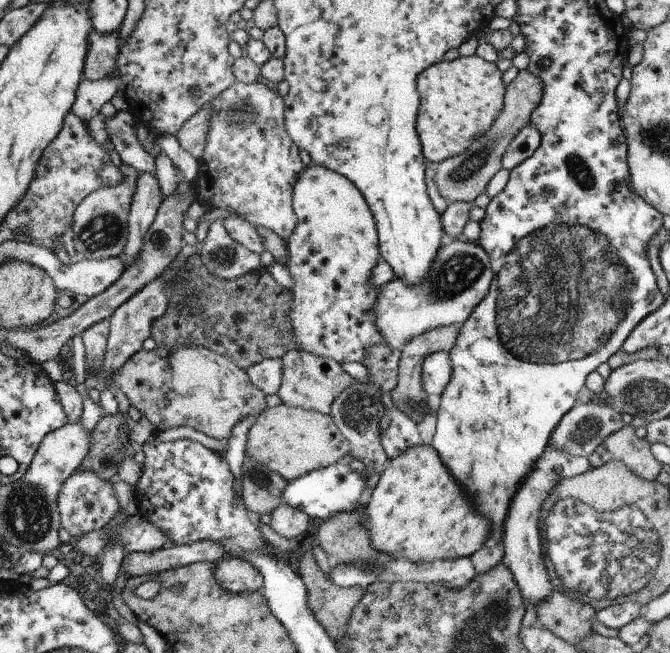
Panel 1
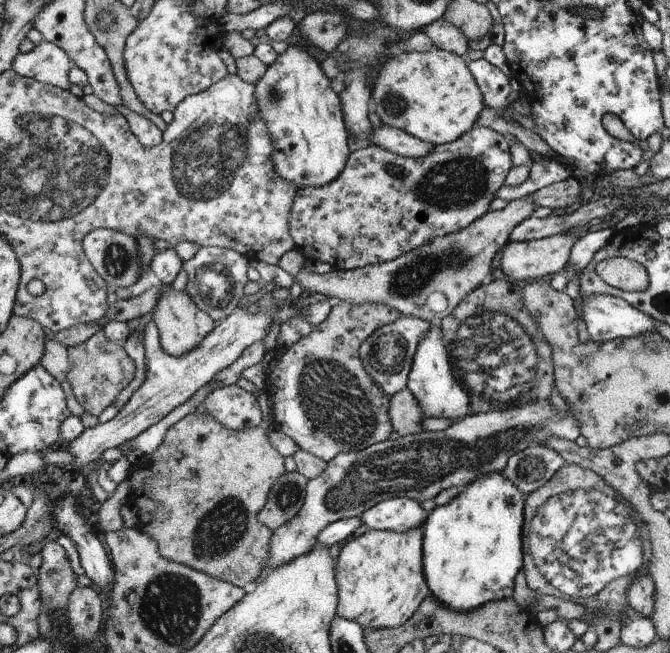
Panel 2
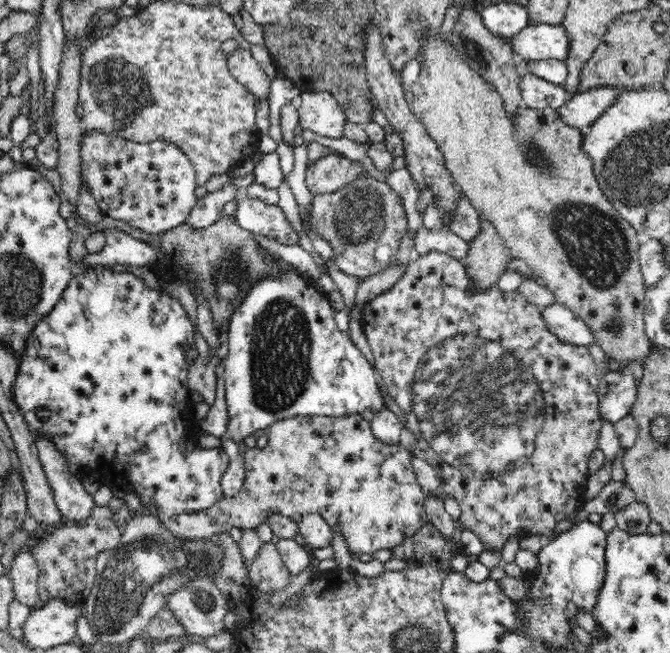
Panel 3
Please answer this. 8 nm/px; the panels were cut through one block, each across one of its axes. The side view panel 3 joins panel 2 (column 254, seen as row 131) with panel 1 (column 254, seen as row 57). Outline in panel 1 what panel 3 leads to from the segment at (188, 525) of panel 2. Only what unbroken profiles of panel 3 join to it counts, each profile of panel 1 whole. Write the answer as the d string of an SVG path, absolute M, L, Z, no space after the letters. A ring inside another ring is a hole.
M280 404L260 413L246 436L245 455L291 481L313 470L337 463L350 450L349 442L333 421L332 415Z

